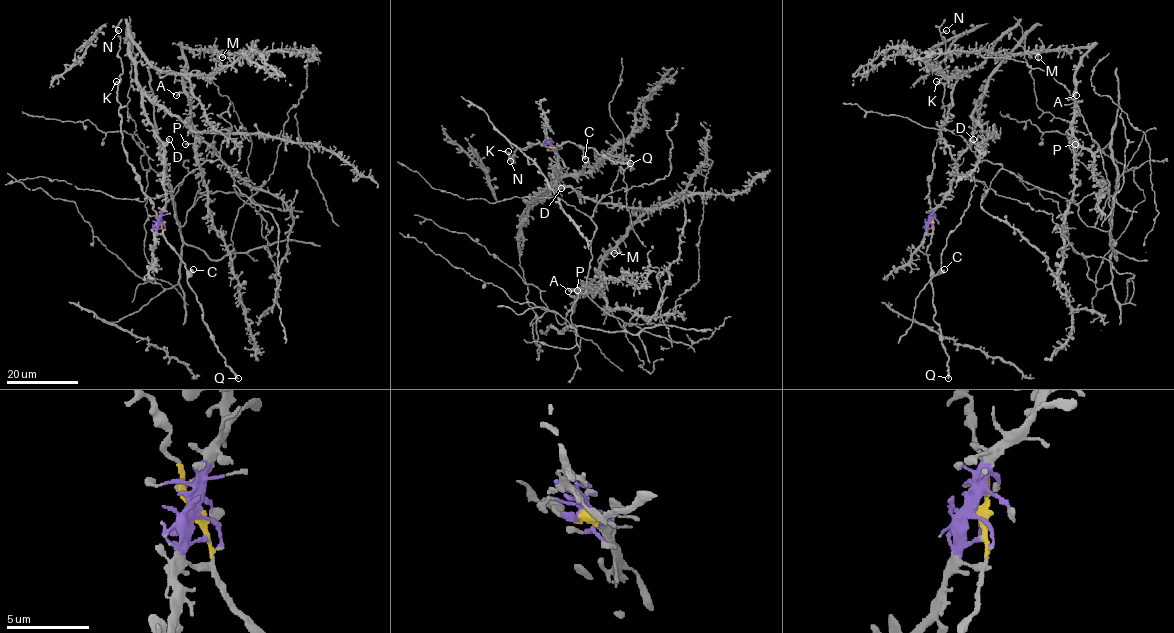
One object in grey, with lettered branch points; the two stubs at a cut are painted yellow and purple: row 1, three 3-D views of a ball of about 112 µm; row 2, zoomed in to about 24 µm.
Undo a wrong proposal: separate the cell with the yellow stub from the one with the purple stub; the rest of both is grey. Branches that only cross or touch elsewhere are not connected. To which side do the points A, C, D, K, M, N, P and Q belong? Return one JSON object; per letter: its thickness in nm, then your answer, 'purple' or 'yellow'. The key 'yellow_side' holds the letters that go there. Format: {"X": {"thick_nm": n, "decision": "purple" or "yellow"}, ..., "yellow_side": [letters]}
{"A": {"thick_nm": 240, "decision": "purple"}, "C": {"thick_nm": 500, "decision": "yellow"}, "D": {"thick_nm": 280, "decision": "purple"}, "K": {"thick_nm": 440, "decision": "yellow"}, "M": {"thick_nm": 440, "decision": "purple"}, "N": {"thick_nm": 320, "decision": "yellow"}, "P": {"thick_nm": 480, "decision": "purple"}, "Q": {"thick_nm": 320, "decision": "yellow"}, "yellow_side": ["C", "K", "N", "Q"]}

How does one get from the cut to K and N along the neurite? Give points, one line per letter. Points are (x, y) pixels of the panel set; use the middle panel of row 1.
K: (551, 146), (533, 143), (514, 151), (510, 159), (509, 151)
N: (551, 146), (533, 143), (514, 151), (513, 158), (510, 157), (514, 163), (510, 156), (510, 161)

